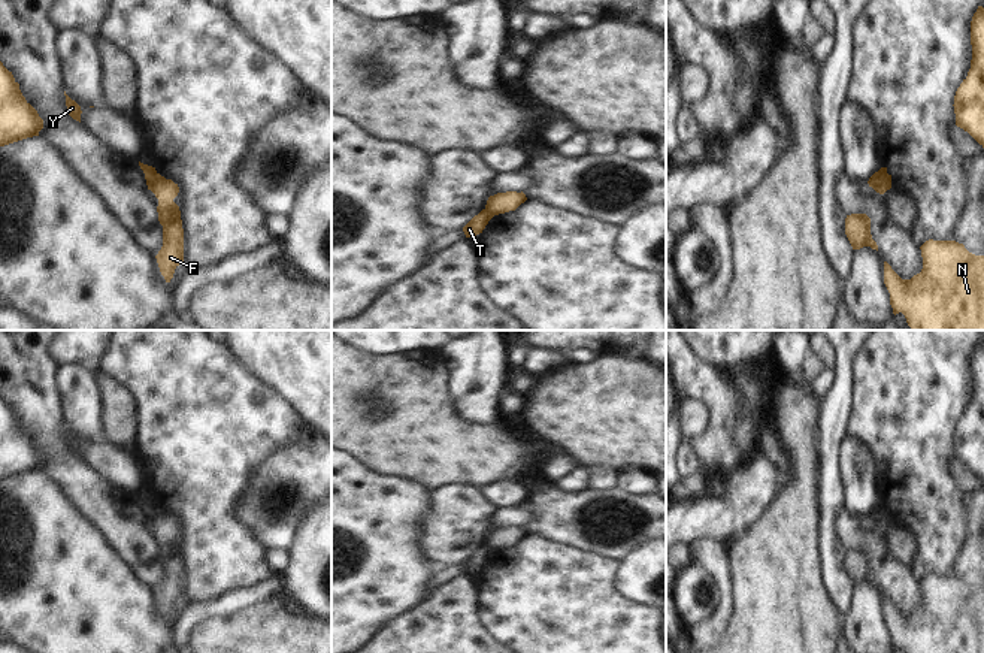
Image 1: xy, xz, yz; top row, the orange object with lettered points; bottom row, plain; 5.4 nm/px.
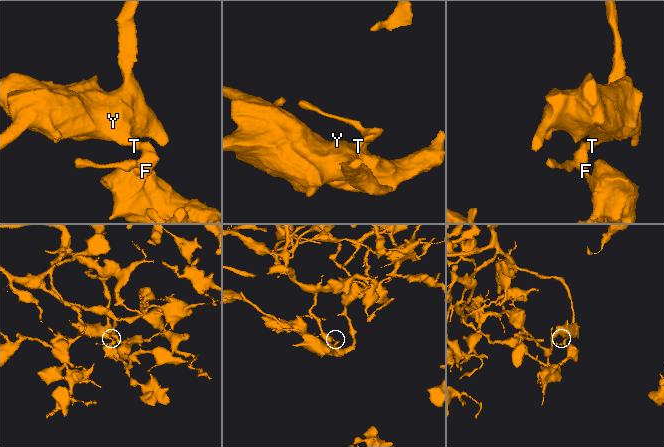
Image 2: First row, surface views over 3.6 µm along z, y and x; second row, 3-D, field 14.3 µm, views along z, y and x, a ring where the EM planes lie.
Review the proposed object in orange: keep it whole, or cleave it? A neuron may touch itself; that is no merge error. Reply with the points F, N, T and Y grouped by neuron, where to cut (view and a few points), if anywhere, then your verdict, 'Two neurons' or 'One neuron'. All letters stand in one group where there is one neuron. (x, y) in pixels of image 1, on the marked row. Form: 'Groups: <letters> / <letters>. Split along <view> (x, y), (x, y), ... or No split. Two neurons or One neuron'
Groups: F N / T Y. Split along yz (878, 171), (881, 186), (886, 190). Two neurons.

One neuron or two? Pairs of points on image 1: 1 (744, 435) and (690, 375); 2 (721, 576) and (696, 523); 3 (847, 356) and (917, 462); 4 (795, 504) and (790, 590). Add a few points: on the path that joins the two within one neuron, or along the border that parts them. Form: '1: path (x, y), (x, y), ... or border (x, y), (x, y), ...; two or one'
1: border (733, 387), (739, 401), (733, 446), (741, 457); two
2: border (690, 544), (698, 540), (714, 538), (727, 549); two
3: border (863, 345), (854, 360), (854, 404); two
4: path (790, 525), (790, 570); one

